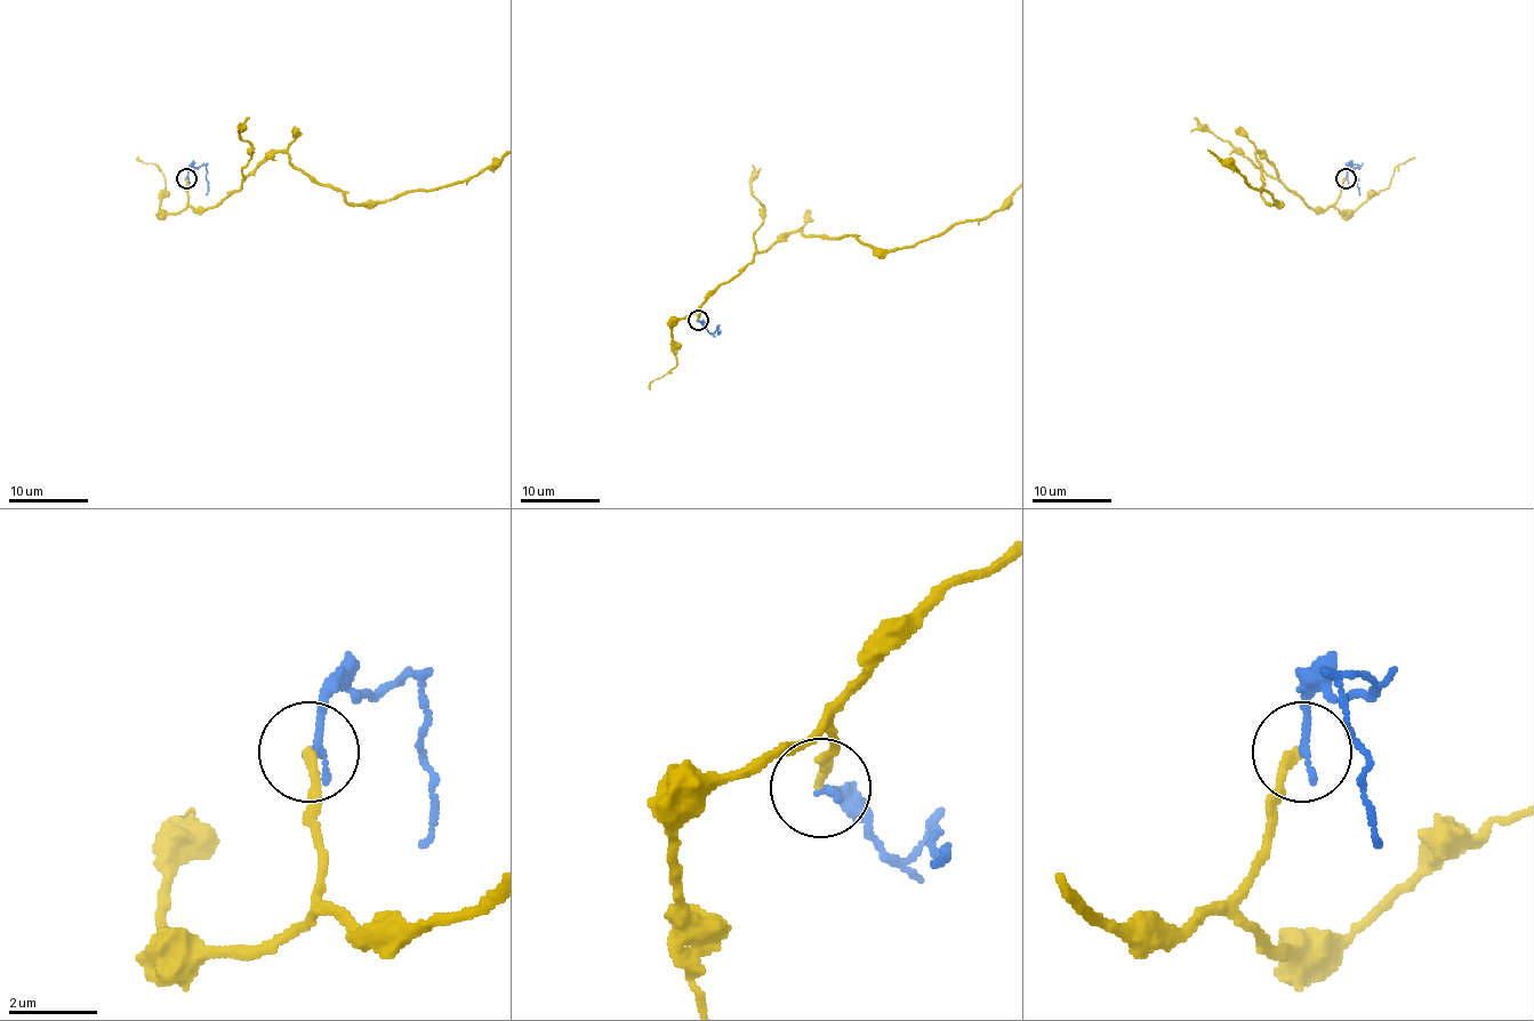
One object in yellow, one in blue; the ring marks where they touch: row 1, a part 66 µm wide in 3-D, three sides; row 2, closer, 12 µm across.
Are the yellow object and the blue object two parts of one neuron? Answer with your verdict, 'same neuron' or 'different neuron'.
different neuron

